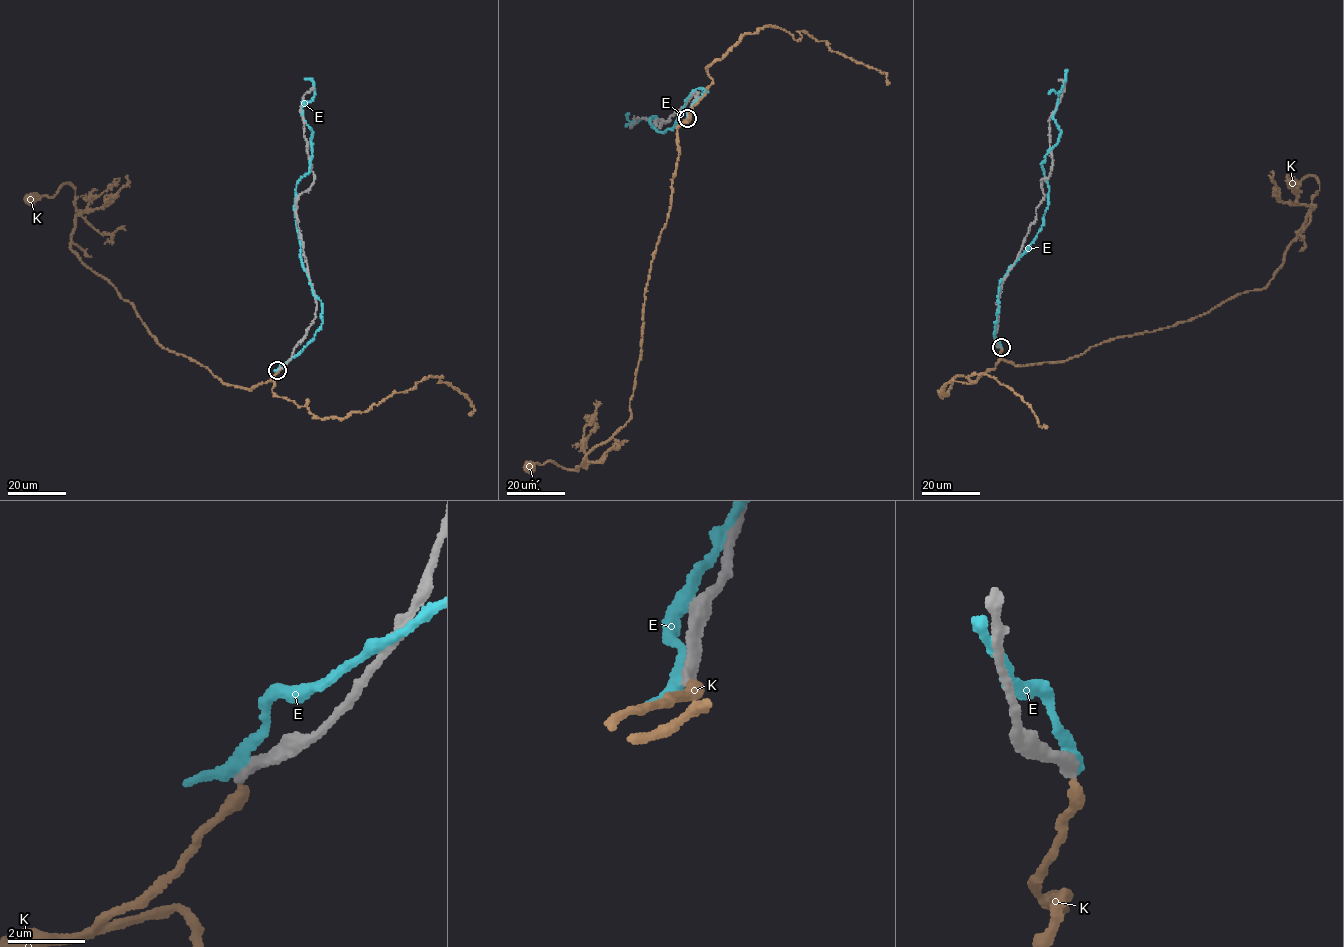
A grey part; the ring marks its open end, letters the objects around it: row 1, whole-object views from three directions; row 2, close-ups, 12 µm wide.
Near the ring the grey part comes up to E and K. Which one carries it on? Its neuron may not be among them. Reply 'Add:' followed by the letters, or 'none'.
Add: none

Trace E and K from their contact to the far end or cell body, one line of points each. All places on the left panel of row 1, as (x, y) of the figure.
E: (278, 370), (322, 322), (293, 208), (312, 152), (302, 107), (313, 96), (313, 82), (304, 79)
K: (278, 371), (251, 390), (161, 346), (132, 304), (71, 249), (75, 189), (62, 184), (53, 197), (31, 198)

